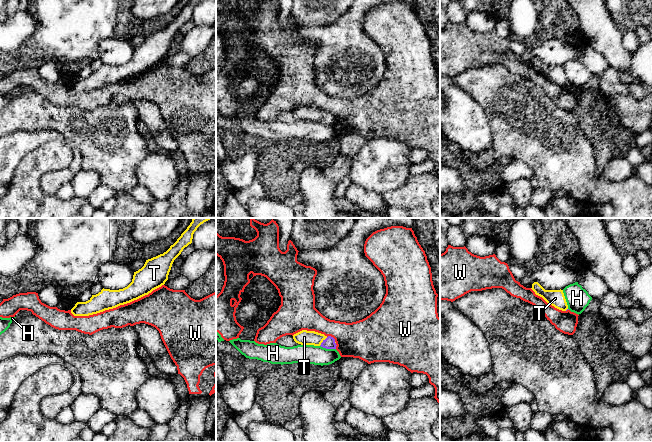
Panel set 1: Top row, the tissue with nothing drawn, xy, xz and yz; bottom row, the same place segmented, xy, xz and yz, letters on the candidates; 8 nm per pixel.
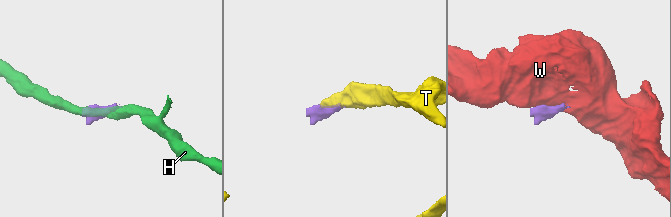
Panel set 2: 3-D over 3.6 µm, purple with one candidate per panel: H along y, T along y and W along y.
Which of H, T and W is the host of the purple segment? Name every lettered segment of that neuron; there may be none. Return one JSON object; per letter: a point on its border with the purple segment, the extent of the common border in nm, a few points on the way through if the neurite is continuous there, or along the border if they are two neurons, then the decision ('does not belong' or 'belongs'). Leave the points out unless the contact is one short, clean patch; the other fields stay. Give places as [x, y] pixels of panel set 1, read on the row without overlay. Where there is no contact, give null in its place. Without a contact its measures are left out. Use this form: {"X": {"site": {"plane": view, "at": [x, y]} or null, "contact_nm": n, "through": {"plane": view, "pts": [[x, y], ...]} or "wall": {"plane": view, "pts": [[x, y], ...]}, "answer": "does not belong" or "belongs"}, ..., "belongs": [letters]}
{"H": {"site": {"plane": "xz", "at": [328, 124]}, "contact_nm": 130, "answer": "does not belong"}, "T": {"site": {"plane": "xz", "at": [323, 117]}, "contact_nm": 100, "through": {"plane": "xz", "pts": [[329, 119], [323, 117], [304, 113]]}, "answer": "belongs"}, "W": {"site": {"plane": "xz", "at": [332, 113]}, "contact_nm": 80, "answer": "does not belong"}, "belongs": ["T"]}

